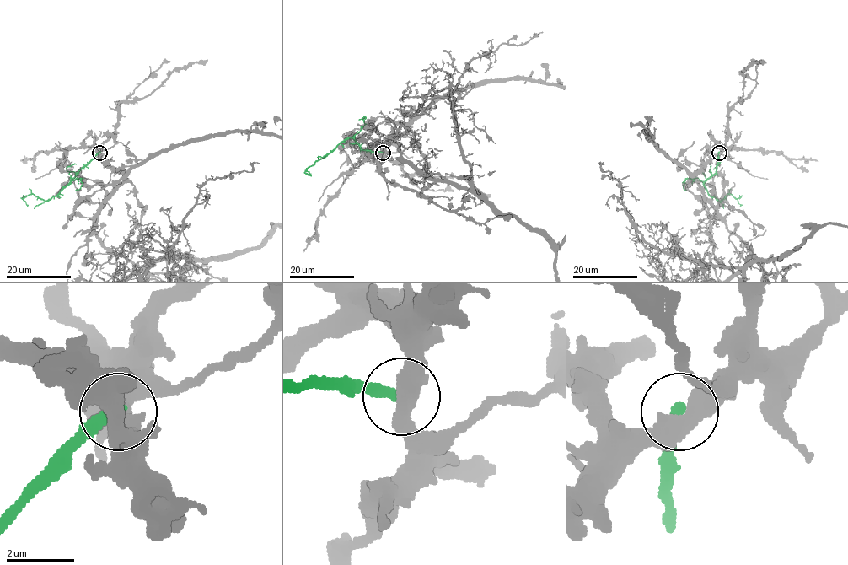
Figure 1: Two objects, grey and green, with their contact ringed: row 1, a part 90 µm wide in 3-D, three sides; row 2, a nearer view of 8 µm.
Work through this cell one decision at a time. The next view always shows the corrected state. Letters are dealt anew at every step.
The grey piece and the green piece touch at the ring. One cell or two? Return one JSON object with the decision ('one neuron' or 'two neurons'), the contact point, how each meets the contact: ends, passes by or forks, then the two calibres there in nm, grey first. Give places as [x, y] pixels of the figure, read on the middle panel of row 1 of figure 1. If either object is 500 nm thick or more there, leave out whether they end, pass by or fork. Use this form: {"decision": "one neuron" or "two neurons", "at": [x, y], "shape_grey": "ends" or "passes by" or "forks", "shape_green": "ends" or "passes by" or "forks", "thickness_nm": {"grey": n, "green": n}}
{"decision": "two neurons", "at": [383, 153], "thickness_nm": {"grey": 550, "green": 340}}

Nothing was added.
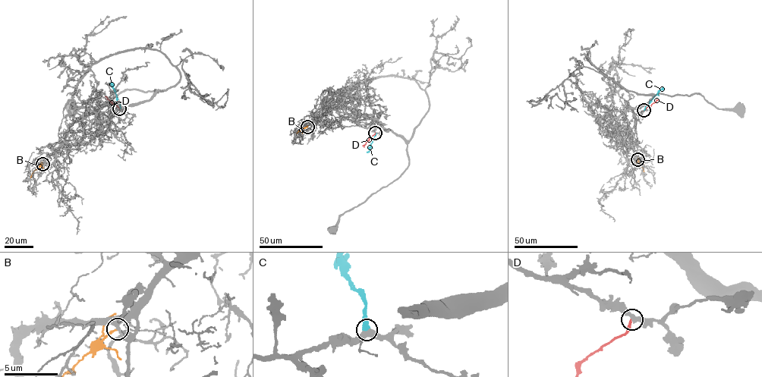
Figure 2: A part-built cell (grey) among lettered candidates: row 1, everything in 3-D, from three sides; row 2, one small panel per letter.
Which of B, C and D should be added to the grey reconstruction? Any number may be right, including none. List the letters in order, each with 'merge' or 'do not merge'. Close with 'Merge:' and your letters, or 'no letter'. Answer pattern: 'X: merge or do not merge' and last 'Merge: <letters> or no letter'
B: do not merge
C: merge
D: do not merge
Merge: C

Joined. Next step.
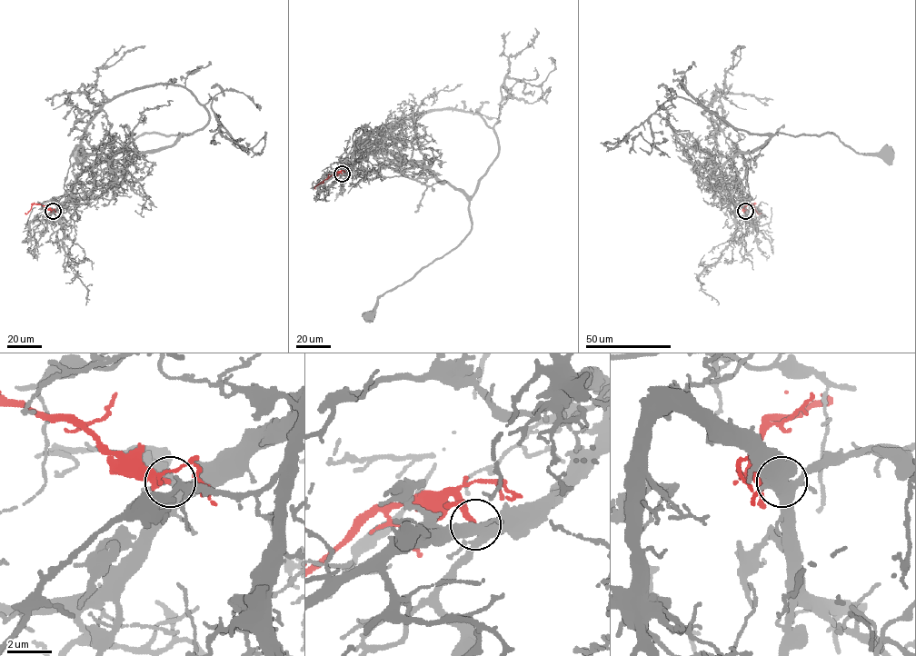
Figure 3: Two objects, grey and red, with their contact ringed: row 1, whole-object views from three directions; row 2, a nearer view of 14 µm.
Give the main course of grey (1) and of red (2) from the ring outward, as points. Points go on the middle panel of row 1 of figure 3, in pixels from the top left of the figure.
1: (342, 173), (364, 152), (385, 151), (447, 181), (469, 203), (472, 228), (467, 236), (384, 292), (369, 315)
2: (342, 173), (335, 172), (315, 189)

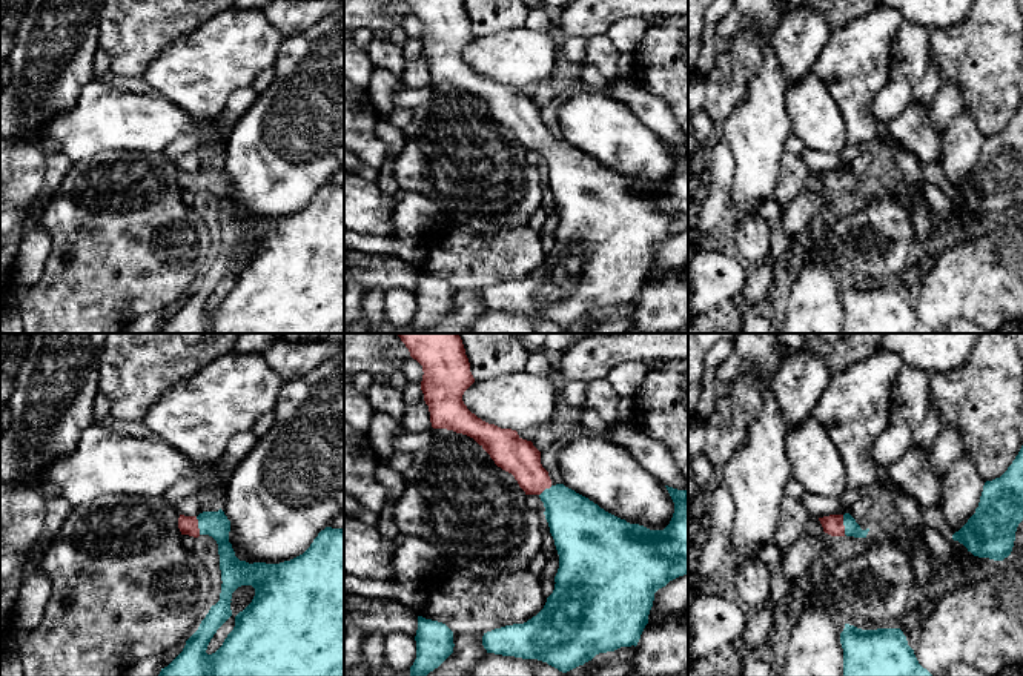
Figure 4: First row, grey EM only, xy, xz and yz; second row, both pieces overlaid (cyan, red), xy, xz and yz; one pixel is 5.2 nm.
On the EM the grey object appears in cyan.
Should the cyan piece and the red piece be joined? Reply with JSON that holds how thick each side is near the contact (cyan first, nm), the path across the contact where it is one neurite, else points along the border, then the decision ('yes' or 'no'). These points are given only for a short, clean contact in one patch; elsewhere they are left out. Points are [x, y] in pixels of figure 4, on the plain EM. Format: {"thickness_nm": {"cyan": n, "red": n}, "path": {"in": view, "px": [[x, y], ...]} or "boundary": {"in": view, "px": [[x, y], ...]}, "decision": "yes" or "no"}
{"thickness_nm": {"cyan": 80, "red": 110}, "path": {"in": "yz", "px": [[851, 183], [844, 180], [833, 180]]}, "decision": "yes"}

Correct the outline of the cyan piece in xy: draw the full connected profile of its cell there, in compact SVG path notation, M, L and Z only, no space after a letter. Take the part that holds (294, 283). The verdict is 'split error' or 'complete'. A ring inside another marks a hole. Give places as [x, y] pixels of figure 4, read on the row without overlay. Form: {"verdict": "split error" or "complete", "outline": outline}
{"verdict": "split error", "outline": "M220 164L218 167L203 167L198 172L184 172L178 174L178 184L181 191L189 191L198 194L200 191L212 192L218 200L220 210L220 226L221 226L221 249L220 257L210 263L206 273L201 277L198 286L186 297L183 307L164 324L161 324L158 333L344 333L344 184L326 183L318 189L310 203L300 212L284 217L280 220L266 220L240 217L235 212L232 200L229 198L230 177ZM241 241L252 241L255 244L255 252L252 258L235 272L235 283L224 295L223 301L212 310L207 310L207 301L217 286L232 272L230 255L232 249Z"}

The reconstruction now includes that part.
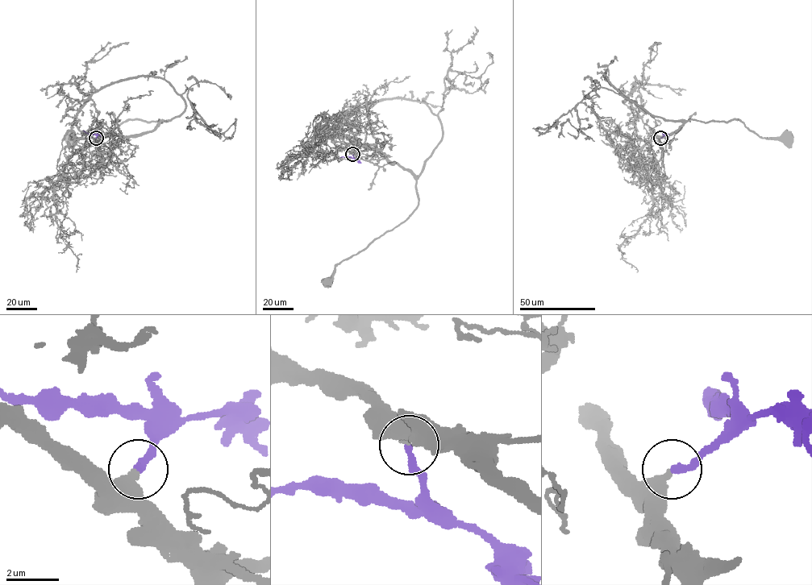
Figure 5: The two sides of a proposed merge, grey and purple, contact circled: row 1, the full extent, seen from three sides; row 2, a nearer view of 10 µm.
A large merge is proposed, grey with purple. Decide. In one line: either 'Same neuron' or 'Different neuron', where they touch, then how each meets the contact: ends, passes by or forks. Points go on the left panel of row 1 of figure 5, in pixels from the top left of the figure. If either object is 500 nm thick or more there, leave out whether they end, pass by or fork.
Same neuron. Place: (96, 138). At the ring grey ends. At the ring purple ends

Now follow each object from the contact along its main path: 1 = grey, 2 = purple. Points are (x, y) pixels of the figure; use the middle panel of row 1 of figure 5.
1: (352, 154), (357, 157), (340, 159), (337, 152), (375, 145), (407, 169), (418, 206), (341, 260), (327, 281)
2: (352, 154), (352, 157), (339, 157)

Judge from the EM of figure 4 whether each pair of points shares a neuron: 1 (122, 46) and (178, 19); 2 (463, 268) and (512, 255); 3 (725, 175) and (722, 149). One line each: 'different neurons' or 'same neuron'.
1: same neuron
2: same neuron
3: same neuron

